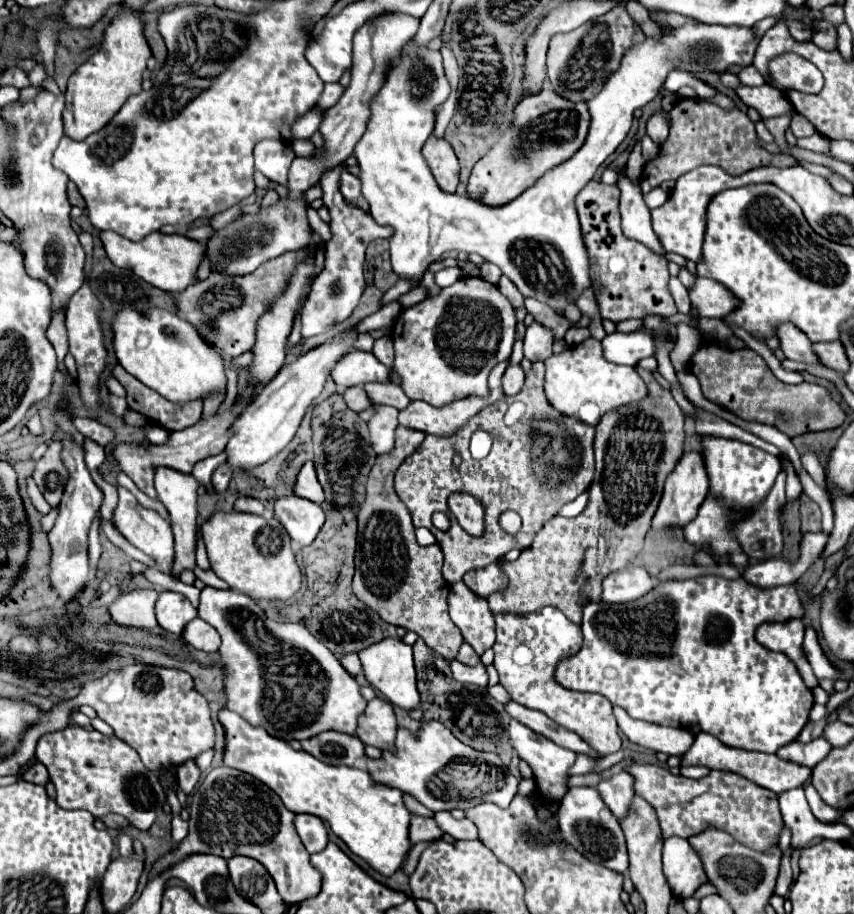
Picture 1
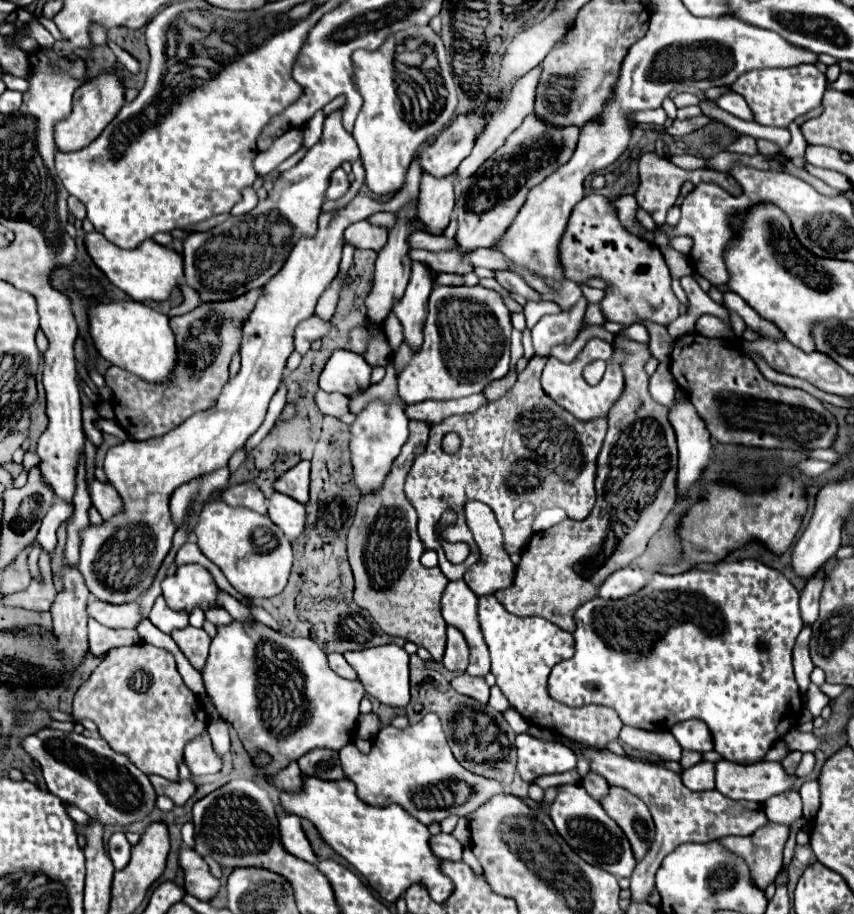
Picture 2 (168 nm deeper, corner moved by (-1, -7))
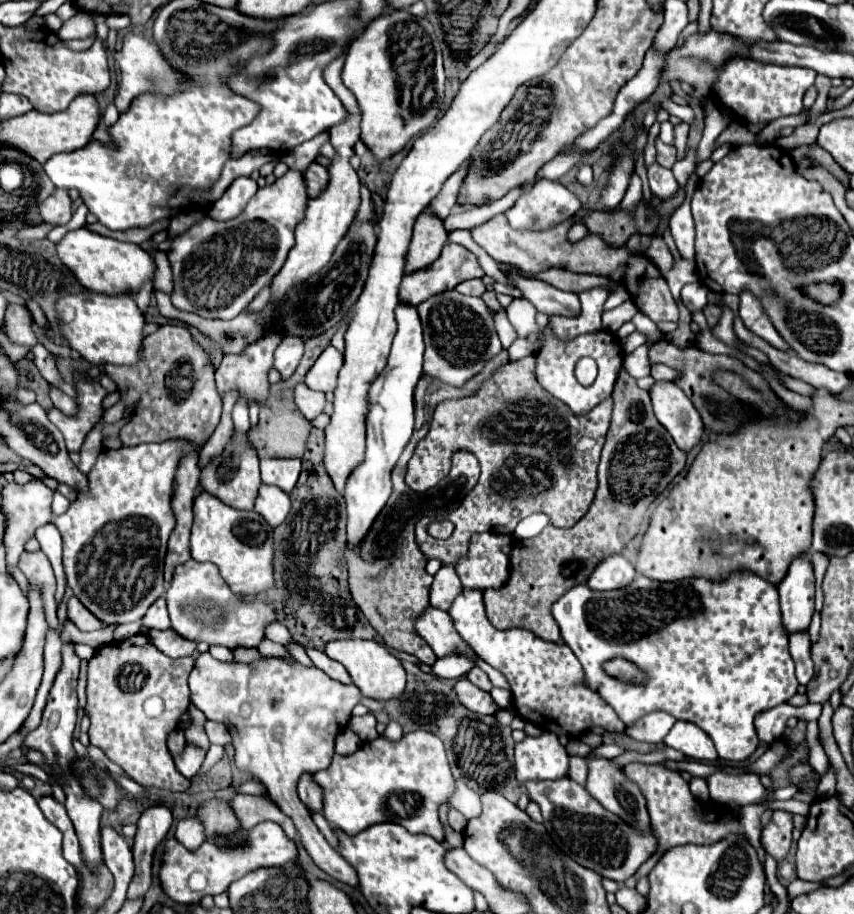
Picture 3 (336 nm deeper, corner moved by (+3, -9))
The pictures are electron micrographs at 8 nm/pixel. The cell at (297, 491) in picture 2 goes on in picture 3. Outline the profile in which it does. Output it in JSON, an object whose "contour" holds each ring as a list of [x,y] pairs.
{"contour":[[[263,458],[261,460],[261,480],[263,484],[279,486],[285,492],[291,492],[301,474],[299,458]]]}

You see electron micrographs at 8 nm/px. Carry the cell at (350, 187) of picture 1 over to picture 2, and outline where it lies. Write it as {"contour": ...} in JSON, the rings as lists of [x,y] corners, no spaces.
{"contour":[[[337,168],[337,170],[333,172],[331,182],[329,182],[327,198],[329,198],[329,200],[337,200],[337,198],[341,198],[343,194],[347,194],[349,188],[351,188],[351,182],[349,182],[345,170],[343,170],[343,168]]]}

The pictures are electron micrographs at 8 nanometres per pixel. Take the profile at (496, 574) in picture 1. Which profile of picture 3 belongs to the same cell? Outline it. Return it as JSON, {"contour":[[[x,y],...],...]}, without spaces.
{"contour":[[[489,532],[473,534],[469,552],[455,566],[465,588],[501,588],[507,582],[509,556],[501,552],[503,544],[511,544],[511,538]]]}

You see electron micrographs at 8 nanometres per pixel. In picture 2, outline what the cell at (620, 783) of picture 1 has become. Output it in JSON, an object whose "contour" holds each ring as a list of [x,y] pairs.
{"contour":[[[589,772],[581,784],[589,792],[589,796],[593,796],[595,800],[603,800],[609,794],[609,782],[603,776],[597,776],[593,772]]]}

